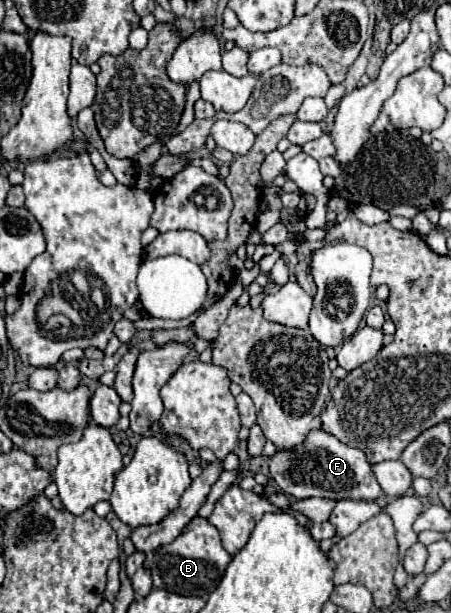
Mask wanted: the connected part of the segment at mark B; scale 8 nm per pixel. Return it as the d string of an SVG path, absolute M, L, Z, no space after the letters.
M196 515L184 531L168 545L162 545L152 561L152 581L154 587L166 589L178 595L196 595L196 597L208 597L218 583L224 577L224 571L228 563L232 561L230 553L220 543L220 533L214 525L208 523L208 519Z

